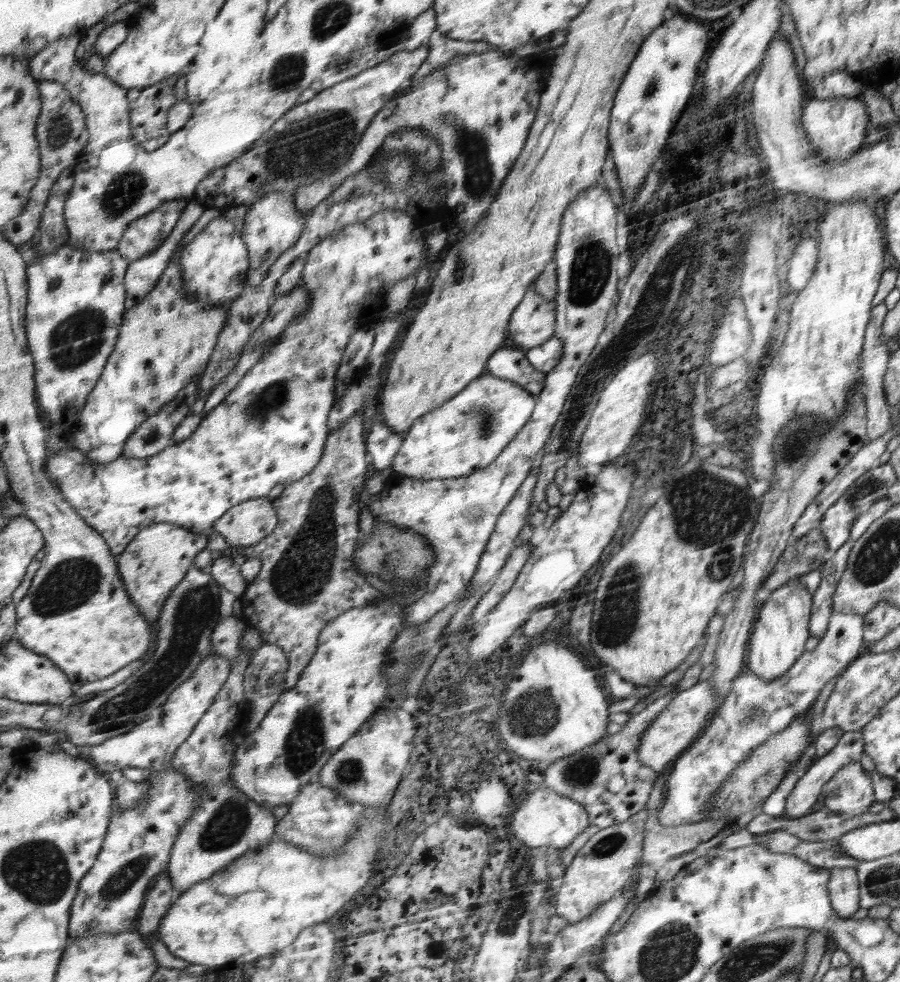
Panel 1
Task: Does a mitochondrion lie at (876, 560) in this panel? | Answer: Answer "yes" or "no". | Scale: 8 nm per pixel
yes

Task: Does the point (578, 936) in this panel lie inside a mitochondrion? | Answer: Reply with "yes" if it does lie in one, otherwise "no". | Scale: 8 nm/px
no

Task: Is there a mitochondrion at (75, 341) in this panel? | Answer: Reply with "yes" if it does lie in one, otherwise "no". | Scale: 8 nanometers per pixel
yes

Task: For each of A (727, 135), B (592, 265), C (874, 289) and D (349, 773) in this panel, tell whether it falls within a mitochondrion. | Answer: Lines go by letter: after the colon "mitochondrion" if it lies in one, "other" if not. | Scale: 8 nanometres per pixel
A: other
B: mitochondrion
C: other
D: mitochondrion

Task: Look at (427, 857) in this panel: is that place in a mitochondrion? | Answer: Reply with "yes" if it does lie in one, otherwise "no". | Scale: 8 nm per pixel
no

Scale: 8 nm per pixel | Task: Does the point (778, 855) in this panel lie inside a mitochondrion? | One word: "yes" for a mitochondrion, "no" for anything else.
no

